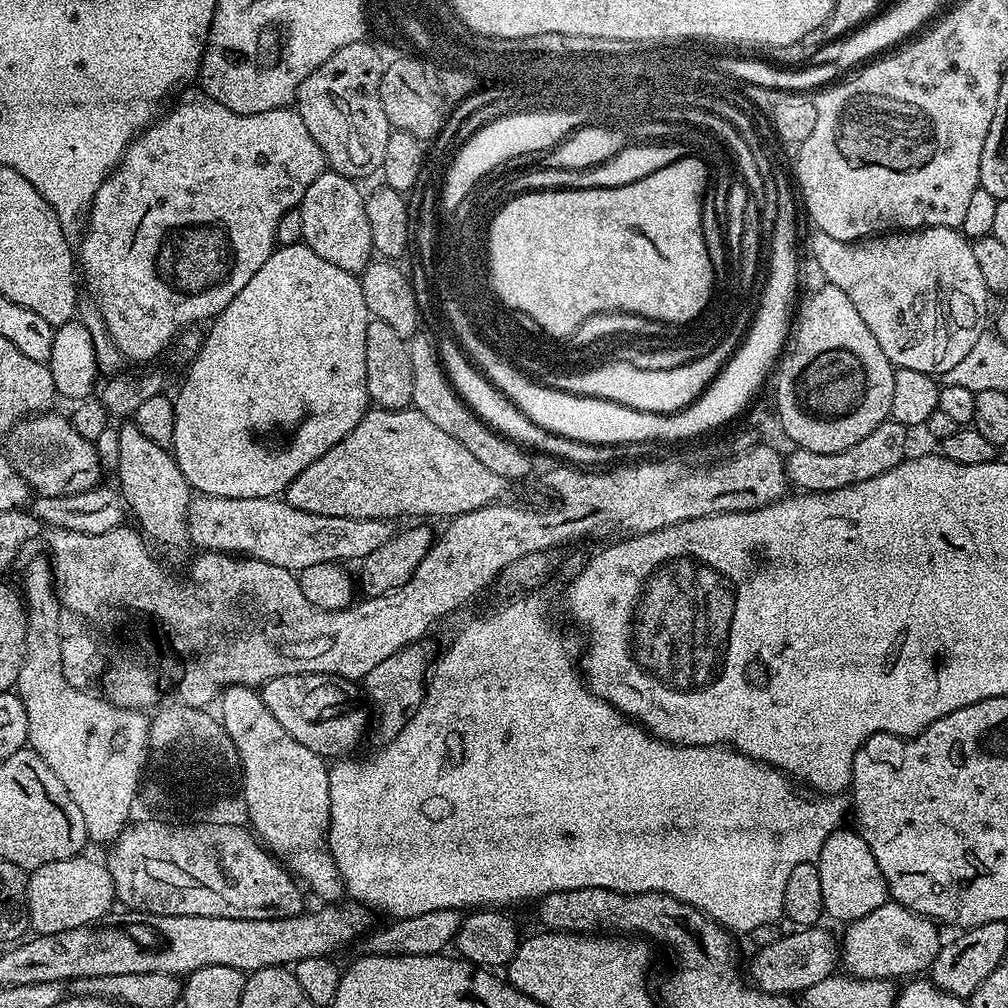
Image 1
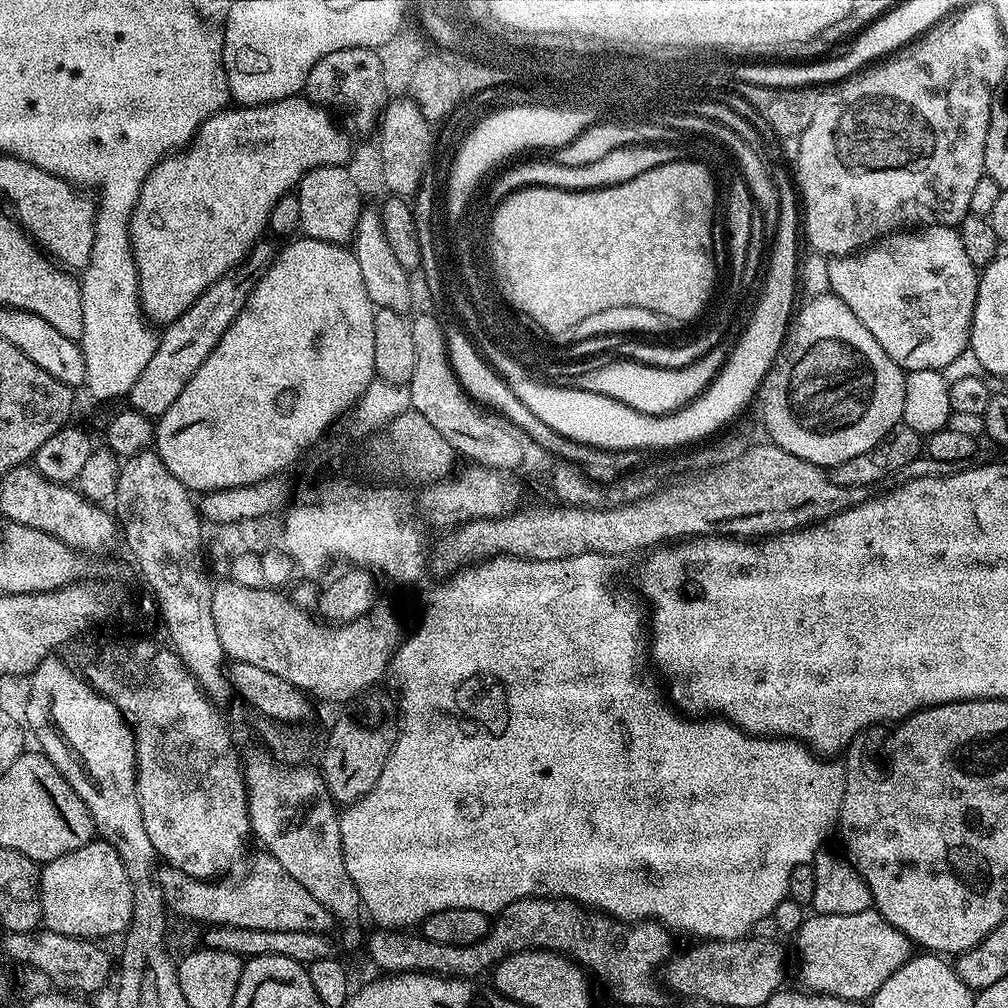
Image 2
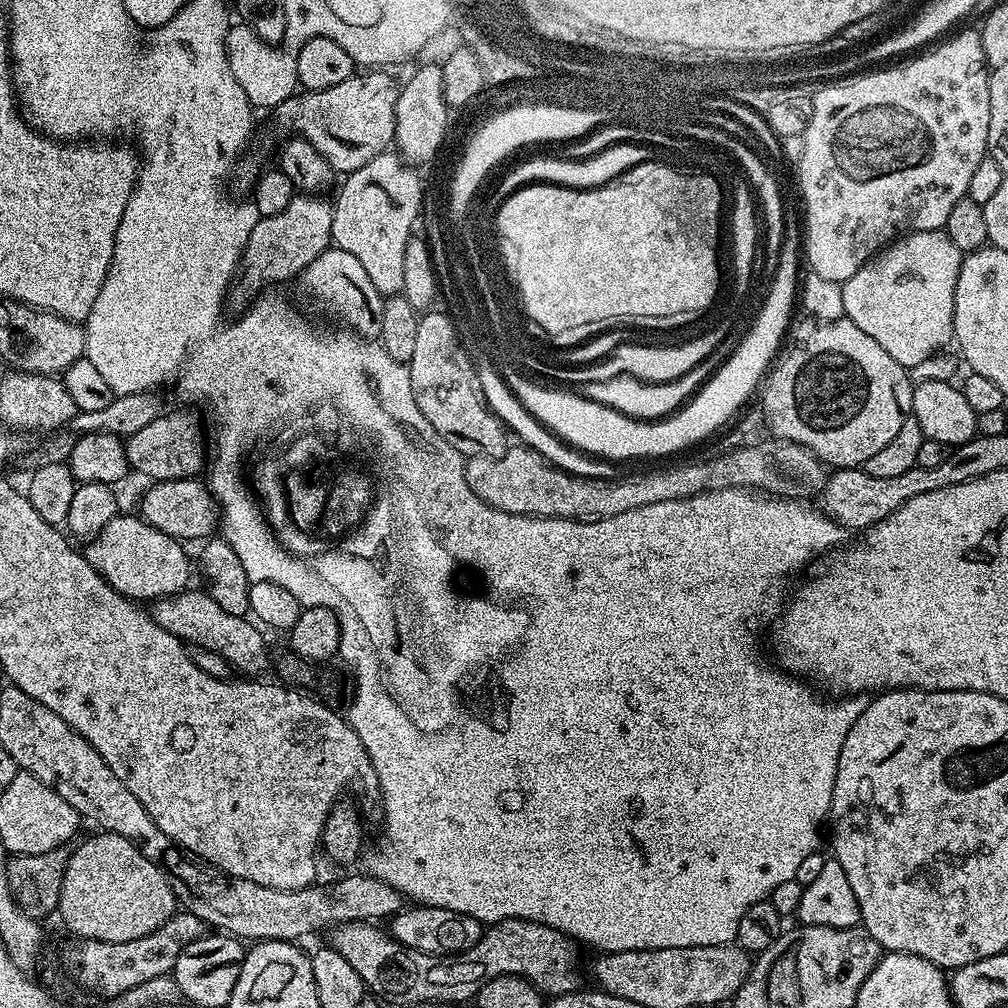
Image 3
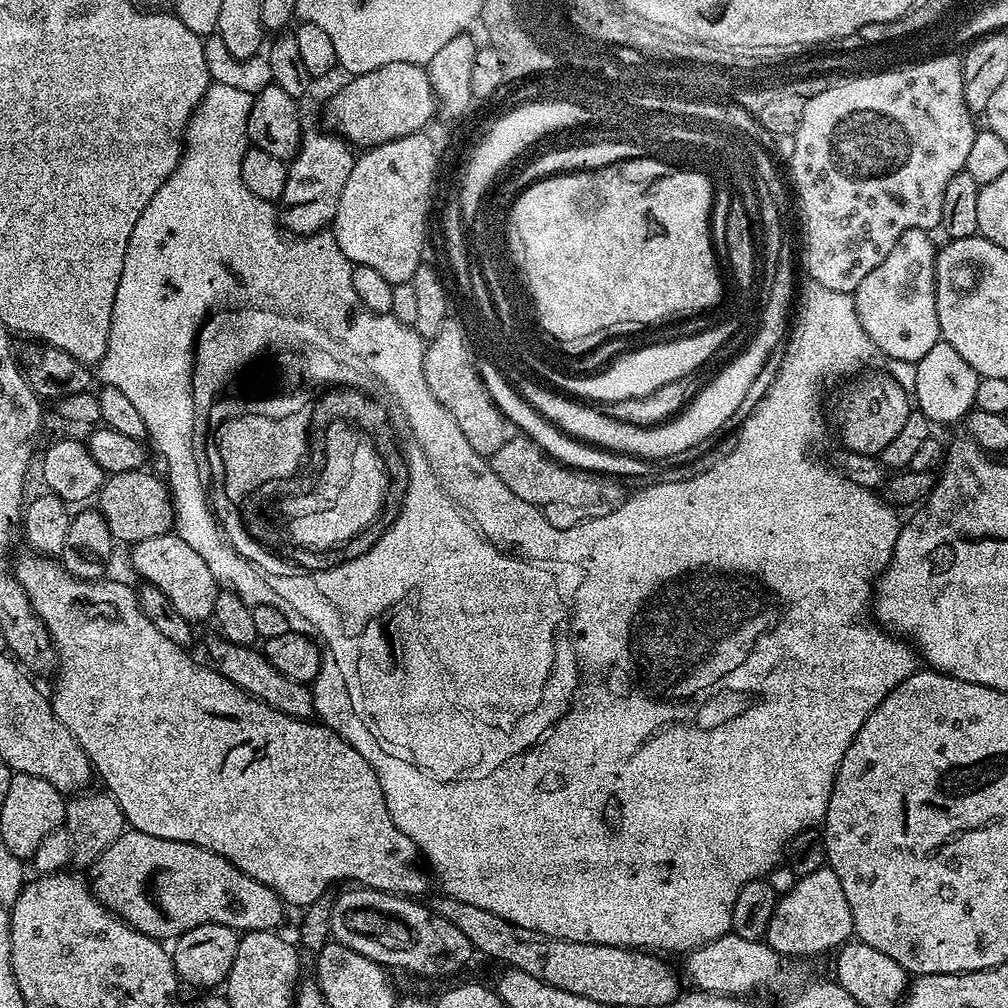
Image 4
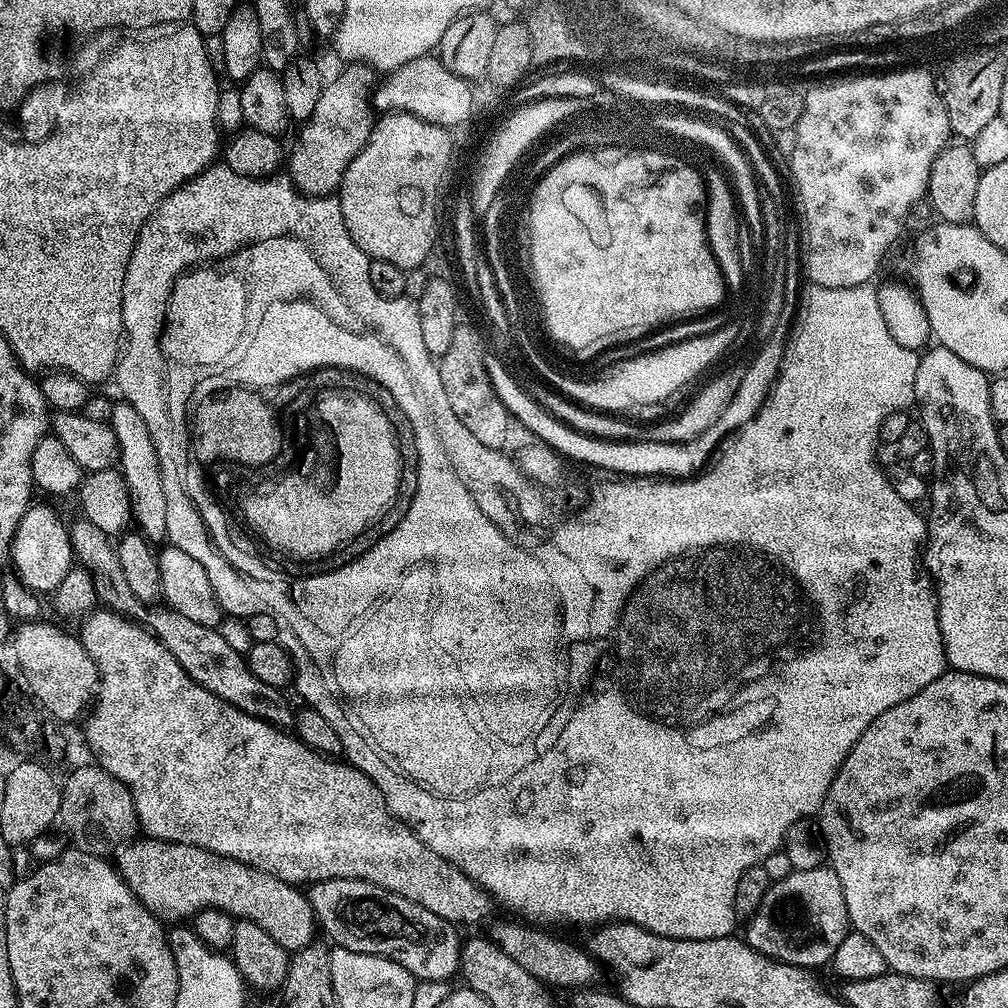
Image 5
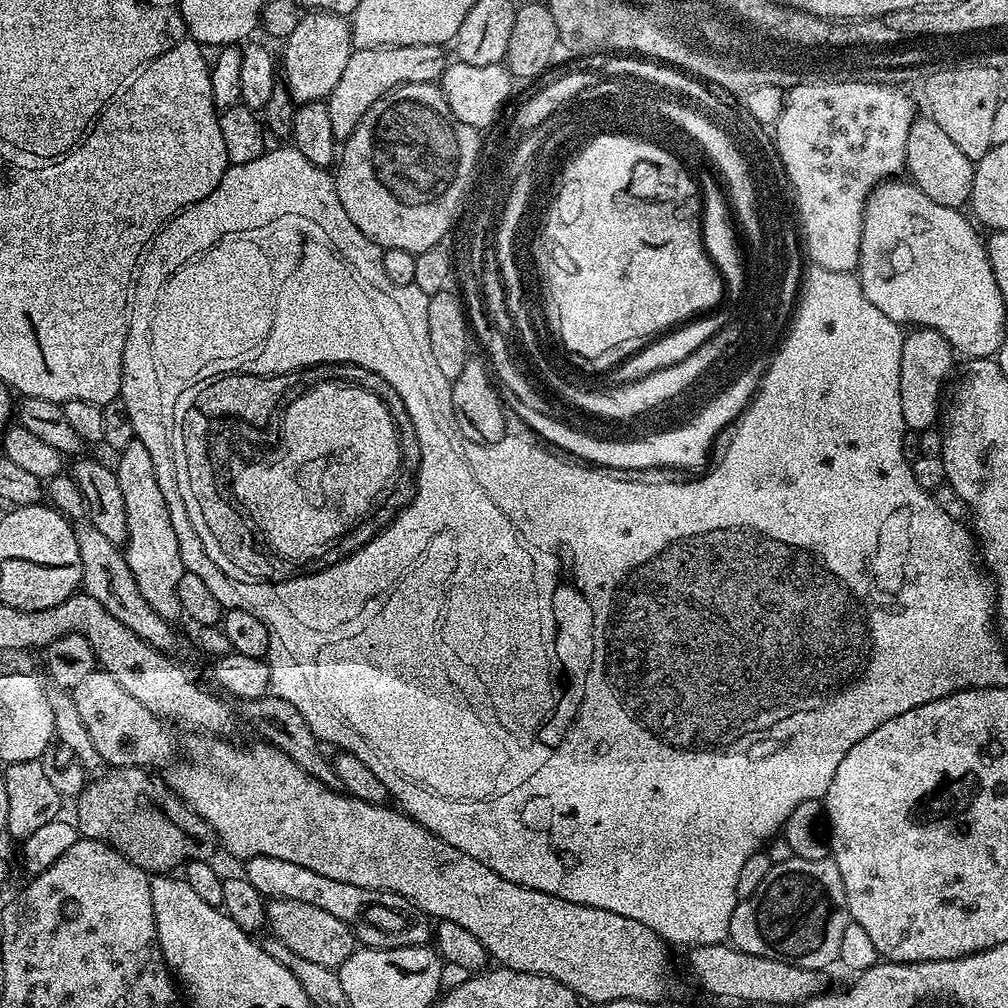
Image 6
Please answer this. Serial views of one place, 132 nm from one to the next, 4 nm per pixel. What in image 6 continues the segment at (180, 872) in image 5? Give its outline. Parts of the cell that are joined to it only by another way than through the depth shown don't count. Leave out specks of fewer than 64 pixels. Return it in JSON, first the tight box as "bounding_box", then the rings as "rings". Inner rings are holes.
{"bounding_box":[266,899,358,969],"rings":[[[269,899],[266,904],[266,924],[271,935],[277,936],[282,946],[290,946],[294,954],[306,958],[309,962],[318,962],[318,966],[339,969],[346,958],[358,947],[356,935],[342,922],[342,918],[334,918],[326,910],[318,906],[310,906],[307,902],[293,900]]]}

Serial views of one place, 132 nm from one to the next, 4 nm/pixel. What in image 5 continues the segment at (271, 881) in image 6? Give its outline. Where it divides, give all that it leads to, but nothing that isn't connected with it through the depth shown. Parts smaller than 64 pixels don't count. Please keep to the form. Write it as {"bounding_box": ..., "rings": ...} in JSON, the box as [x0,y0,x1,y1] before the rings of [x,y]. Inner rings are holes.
{"bounding_box":[306,880,462,981],"rings":[[[317,880],[306,888],[306,895],[310,906],[314,910],[319,927],[333,941],[333,945],[354,950],[362,954],[374,954],[385,956],[398,966],[406,966],[410,974],[417,981],[444,980],[451,981],[460,970],[460,946],[462,936],[459,936],[457,925],[438,918],[438,914],[430,914],[426,906],[418,906],[398,894],[394,894],[385,888],[379,888],[377,884],[371,884],[365,880]]]}

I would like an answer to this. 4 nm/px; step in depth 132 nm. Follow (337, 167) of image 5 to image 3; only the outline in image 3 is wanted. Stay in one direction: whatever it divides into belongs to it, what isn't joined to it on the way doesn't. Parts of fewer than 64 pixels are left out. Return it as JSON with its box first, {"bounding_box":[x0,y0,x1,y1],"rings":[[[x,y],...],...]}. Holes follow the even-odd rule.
{"bounding_box":[230,194,333,306],"rings":[[[296,194],[286,210],[273,217],[261,216],[260,221],[250,230],[250,238],[240,257],[238,275],[230,288],[230,297],[240,306],[247,305],[265,291],[267,284],[280,284],[301,275],[318,254],[332,244],[333,201],[320,200],[316,194]]]}

